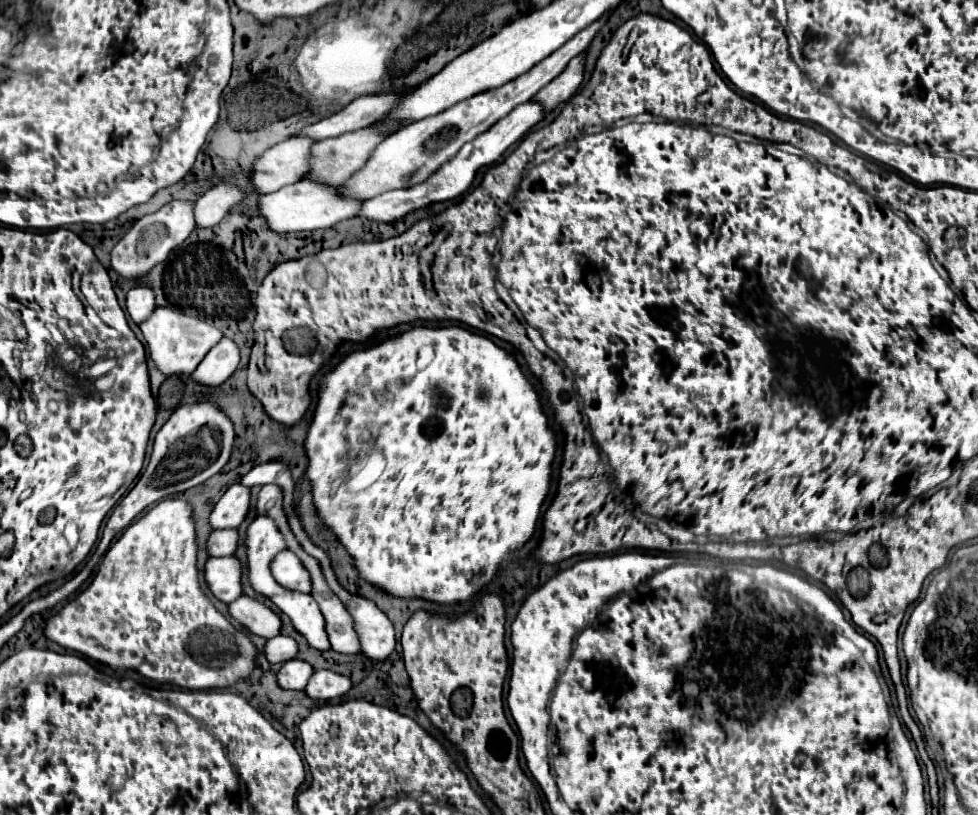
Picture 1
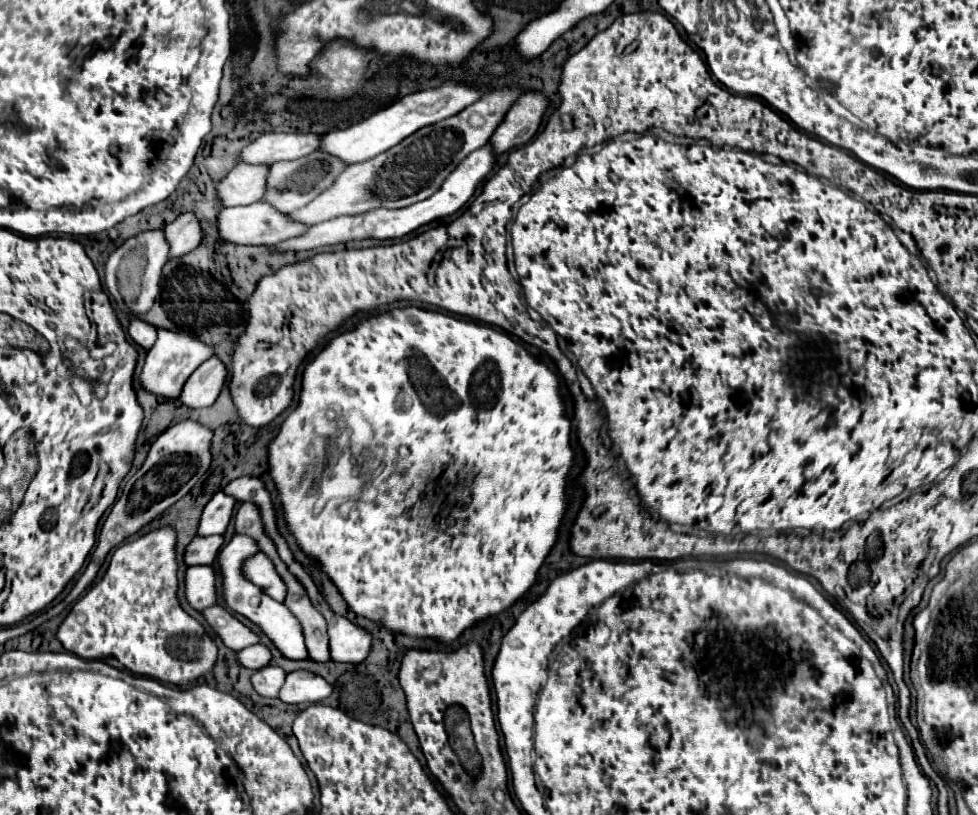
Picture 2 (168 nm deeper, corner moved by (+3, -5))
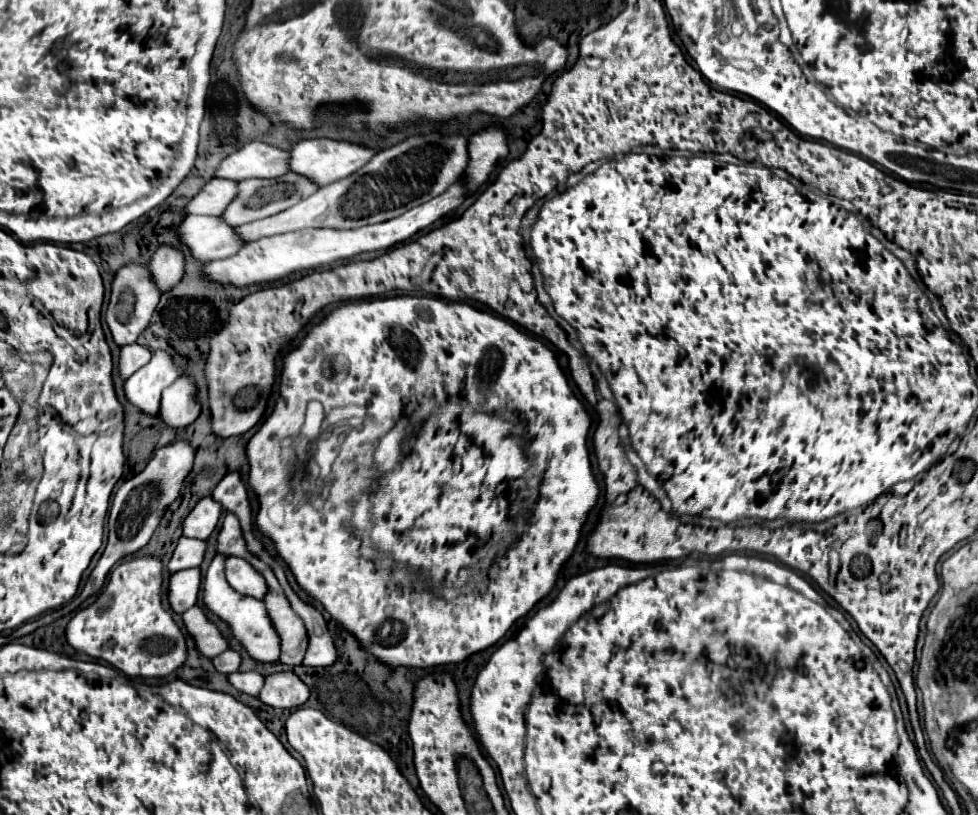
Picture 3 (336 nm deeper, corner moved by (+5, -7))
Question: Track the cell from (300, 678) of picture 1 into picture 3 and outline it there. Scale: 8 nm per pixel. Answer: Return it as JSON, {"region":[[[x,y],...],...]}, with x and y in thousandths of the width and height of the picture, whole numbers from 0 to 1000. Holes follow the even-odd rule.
{"region":[[[238,825],[238,827],[234,829],[234,837],[236,837],[242,847],[246,847],[246,849],[251,849],[251,852],[265,854],[265,849],[267,849],[267,844],[269,844],[269,839],[271,839],[271,829],[265,827],[265,825]]]}

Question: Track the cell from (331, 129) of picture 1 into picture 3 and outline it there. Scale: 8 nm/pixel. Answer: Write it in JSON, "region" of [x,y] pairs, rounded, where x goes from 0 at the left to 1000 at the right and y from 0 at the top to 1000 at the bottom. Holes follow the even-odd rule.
{"region":[[[255,174],[246,184],[232,191],[220,216],[236,218],[240,223],[253,218],[283,218],[296,209],[296,196],[296,184],[271,174]]]}

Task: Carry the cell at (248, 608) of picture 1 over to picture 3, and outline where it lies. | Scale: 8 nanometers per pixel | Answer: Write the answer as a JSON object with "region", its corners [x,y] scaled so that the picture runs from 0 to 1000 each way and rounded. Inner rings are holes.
{"region":[[[203,744],[191,748],[187,753],[187,763],[193,778],[199,783],[203,800],[212,807],[220,807],[222,802],[234,798],[232,783],[224,775],[224,771],[210,756],[210,751]]]}

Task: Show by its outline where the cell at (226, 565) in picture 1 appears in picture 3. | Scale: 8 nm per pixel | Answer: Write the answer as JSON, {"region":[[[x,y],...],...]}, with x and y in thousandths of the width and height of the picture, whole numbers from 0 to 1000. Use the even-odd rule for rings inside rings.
{"region":[[[193,697],[193,699],[179,702],[173,712],[175,746],[179,751],[187,753],[195,744],[199,744],[201,731],[203,731],[203,719],[206,719],[206,699],[203,697]]]}

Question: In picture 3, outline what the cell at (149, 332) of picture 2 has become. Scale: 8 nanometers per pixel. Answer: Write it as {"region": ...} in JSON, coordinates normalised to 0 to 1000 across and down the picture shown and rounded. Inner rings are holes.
{"region":[[[130,422],[124,427],[122,439],[122,456],[124,464],[132,464],[136,456],[140,456],[144,449],[148,449],[154,442],[154,429],[144,422]]]}

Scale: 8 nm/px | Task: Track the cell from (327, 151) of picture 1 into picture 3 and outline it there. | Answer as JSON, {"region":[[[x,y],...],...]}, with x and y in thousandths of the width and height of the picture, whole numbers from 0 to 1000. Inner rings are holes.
{"region":[[[293,211],[285,218],[255,218],[244,223],[244,238],[240,243],[240,248],[236,248],[236,253],[228,260],[228,267],[236,275],[236,277],[246,277],[246,275],[255,275],[273,265],[279,265],[283,260],[289,260],[298,253],[302,253],[304,248],[316,243],[318,238],[322,238],[326,233],[326,228],[322,223],[318,223],[316,218],[304,213],[304,211]]]}

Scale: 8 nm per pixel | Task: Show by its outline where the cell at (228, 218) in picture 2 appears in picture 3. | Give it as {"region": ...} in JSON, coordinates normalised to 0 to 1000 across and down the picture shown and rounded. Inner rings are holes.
{"region":[[[191,265],[185,275],[185,294],[203,321],[238,314],[251,299],[242,280],[226,265]]]}

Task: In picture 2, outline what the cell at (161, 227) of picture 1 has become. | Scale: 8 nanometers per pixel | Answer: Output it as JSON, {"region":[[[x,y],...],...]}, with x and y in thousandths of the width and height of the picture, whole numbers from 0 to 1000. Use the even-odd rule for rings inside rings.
{"region":[[[152,282],[132,292],[111,314],[107,326],[107,348],[111,361],[118,366],[122,380],[130,385],[132,393],[144,390],[146,385],[152,383],[152,378],[156,378],[163,358],[165,331],[171,321],[171,312],[173,312],[173,299],[169,297],[167,282]]]}

